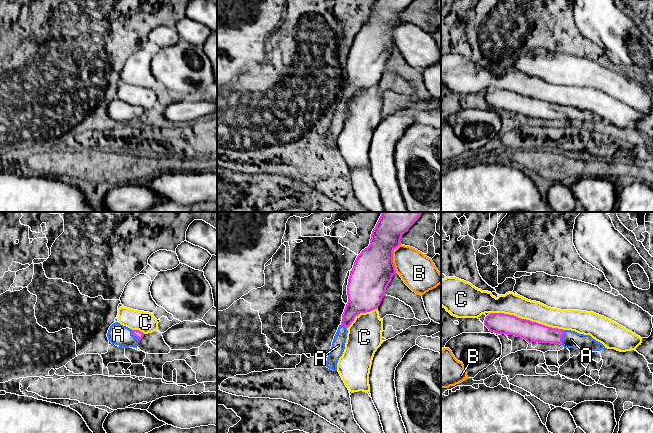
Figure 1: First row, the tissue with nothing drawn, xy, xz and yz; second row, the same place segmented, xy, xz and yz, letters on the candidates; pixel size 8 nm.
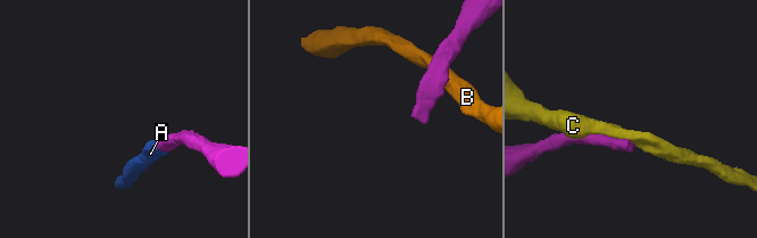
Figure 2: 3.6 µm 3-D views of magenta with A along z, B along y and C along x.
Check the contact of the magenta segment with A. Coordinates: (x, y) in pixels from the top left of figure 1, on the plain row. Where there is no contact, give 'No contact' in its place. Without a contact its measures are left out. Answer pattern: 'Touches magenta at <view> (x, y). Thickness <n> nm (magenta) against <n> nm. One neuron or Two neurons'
Touches magenta at yz (562, 112). Thickness 160 nm (magenta) against 140 nm. One neuron

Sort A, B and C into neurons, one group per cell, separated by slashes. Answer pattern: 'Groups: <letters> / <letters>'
Groups: A / B / C

